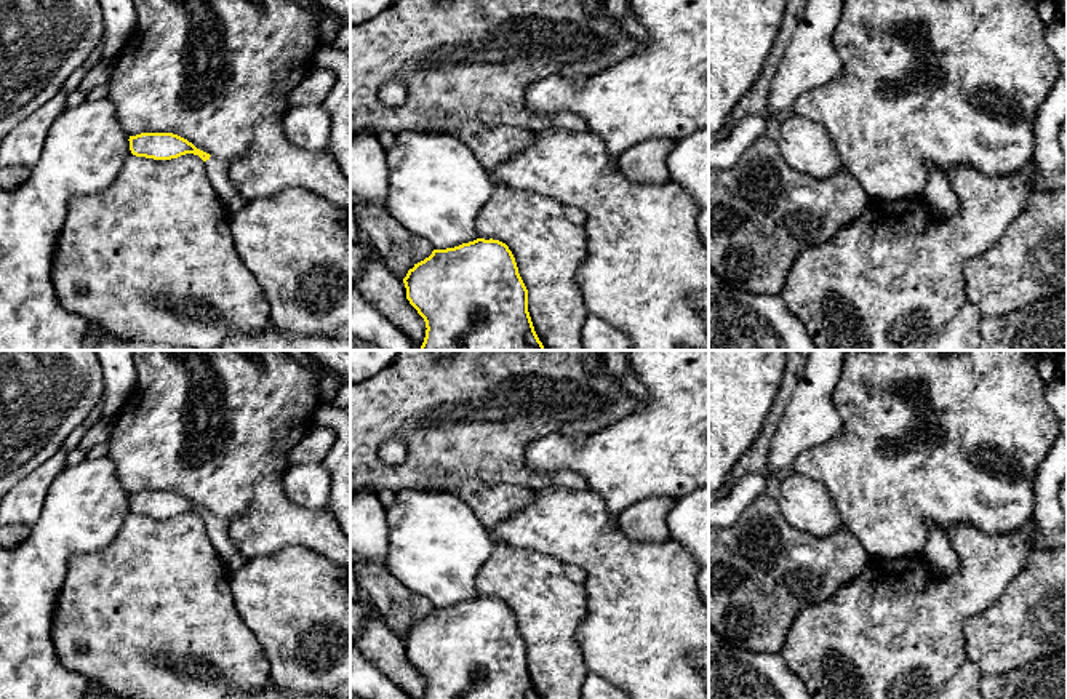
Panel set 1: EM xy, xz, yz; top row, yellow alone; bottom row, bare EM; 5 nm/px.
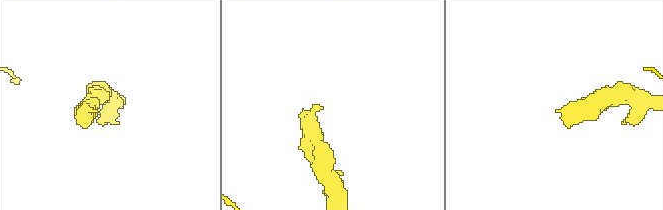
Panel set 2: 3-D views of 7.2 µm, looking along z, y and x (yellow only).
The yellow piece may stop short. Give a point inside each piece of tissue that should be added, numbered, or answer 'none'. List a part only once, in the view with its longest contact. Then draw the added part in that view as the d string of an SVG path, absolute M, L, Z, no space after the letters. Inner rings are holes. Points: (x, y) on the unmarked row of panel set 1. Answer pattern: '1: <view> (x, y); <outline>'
1: xy (216, 528); M210 515L203 521L210 539L229 573L238 571L246 563L246 558L238 553L235 544L230 541L226 521L214 515Z

